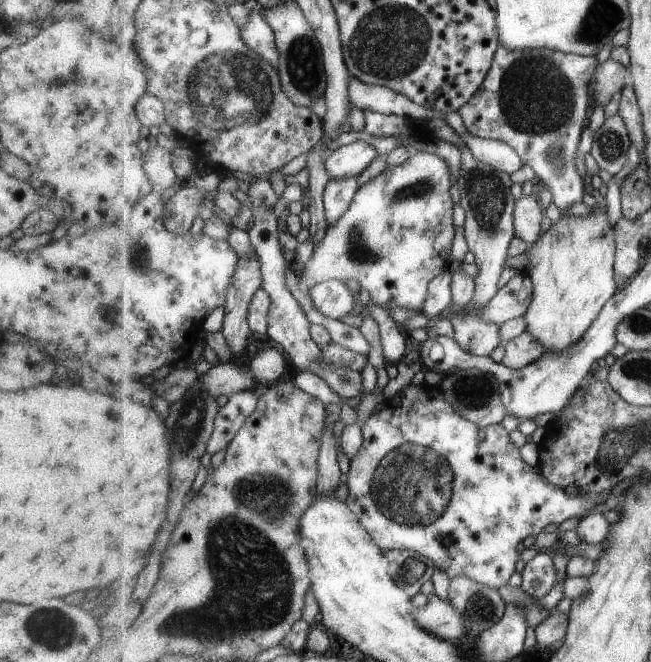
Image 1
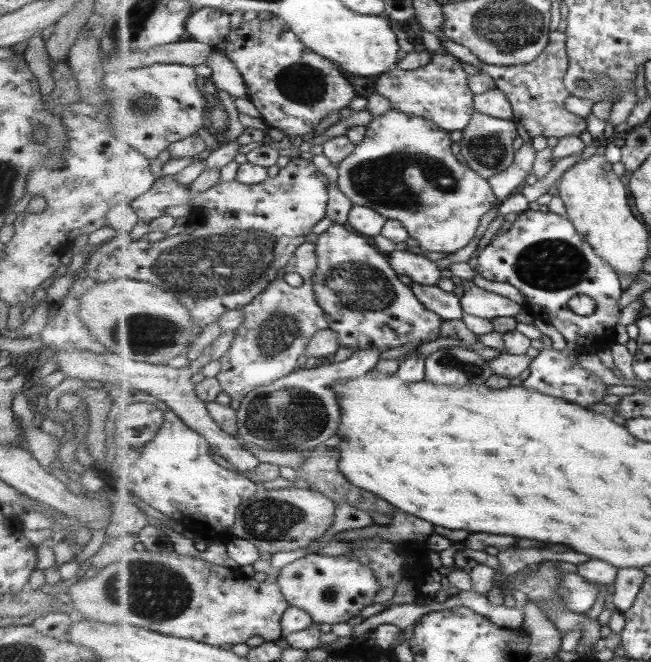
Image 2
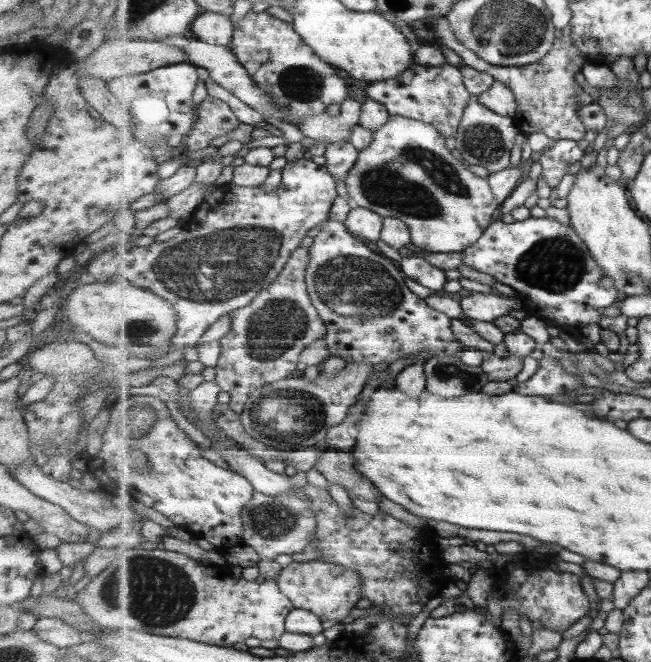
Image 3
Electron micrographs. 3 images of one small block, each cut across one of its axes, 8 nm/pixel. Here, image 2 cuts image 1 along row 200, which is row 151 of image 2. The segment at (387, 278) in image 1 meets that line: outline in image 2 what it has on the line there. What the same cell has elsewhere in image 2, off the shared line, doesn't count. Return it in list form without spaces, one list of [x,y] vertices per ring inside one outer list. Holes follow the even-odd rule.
[[[391,110],[374,118],[366,126],[364,139],[345,157],[338,168],[338,186],[355,205],[368,206],[389,219],[397,219],[407,228],[417,250],[453,254],[465,248],[487,212],[496,211],[500,199],[479,172],[463,166],[453,154],[453,140],[431,120]]]

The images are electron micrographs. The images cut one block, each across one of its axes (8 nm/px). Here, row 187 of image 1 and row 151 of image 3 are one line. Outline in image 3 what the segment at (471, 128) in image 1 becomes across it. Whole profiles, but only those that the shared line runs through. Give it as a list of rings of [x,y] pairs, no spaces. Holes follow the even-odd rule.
[[[563,140],[555,144],[539,158],[542,176],[550,188],[556,189],[567,170],[585,156],[585,150],[573,140]]]

